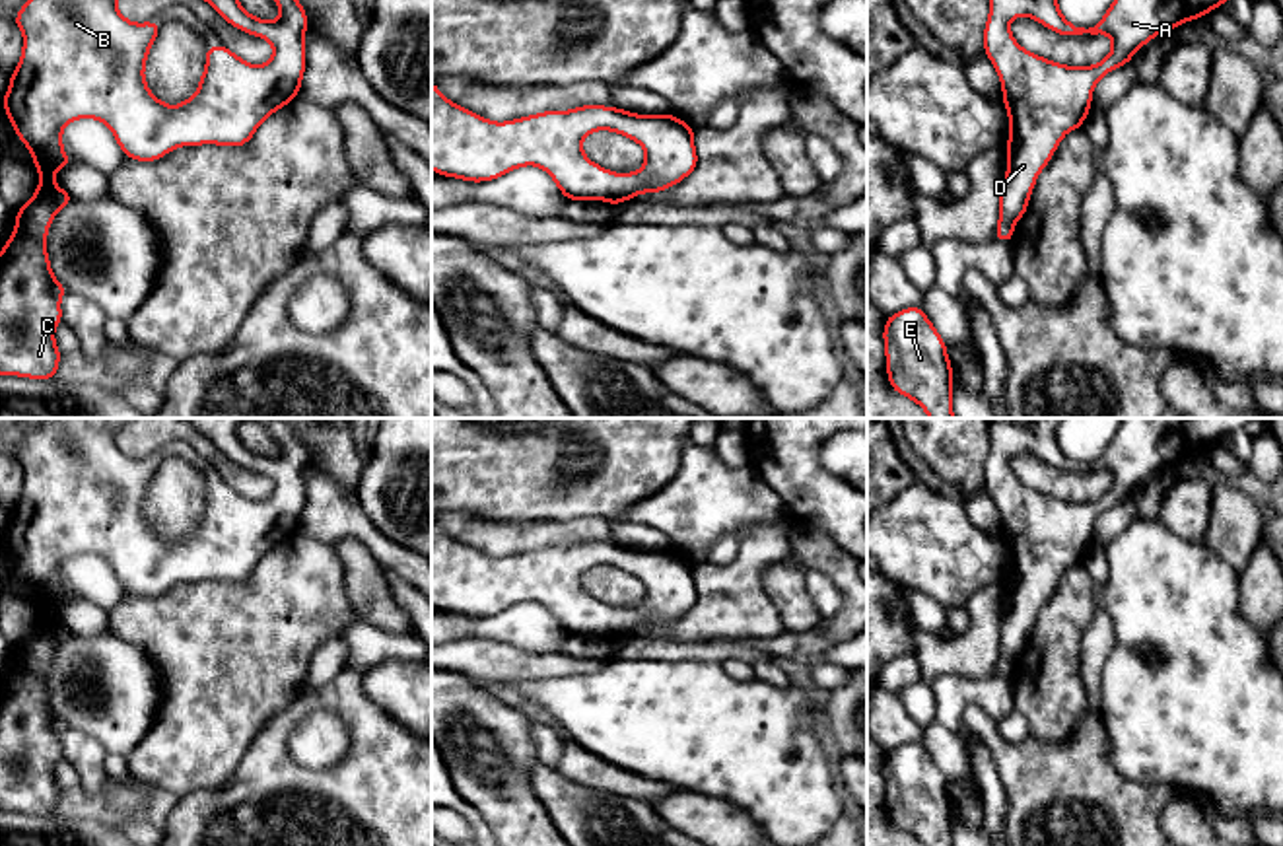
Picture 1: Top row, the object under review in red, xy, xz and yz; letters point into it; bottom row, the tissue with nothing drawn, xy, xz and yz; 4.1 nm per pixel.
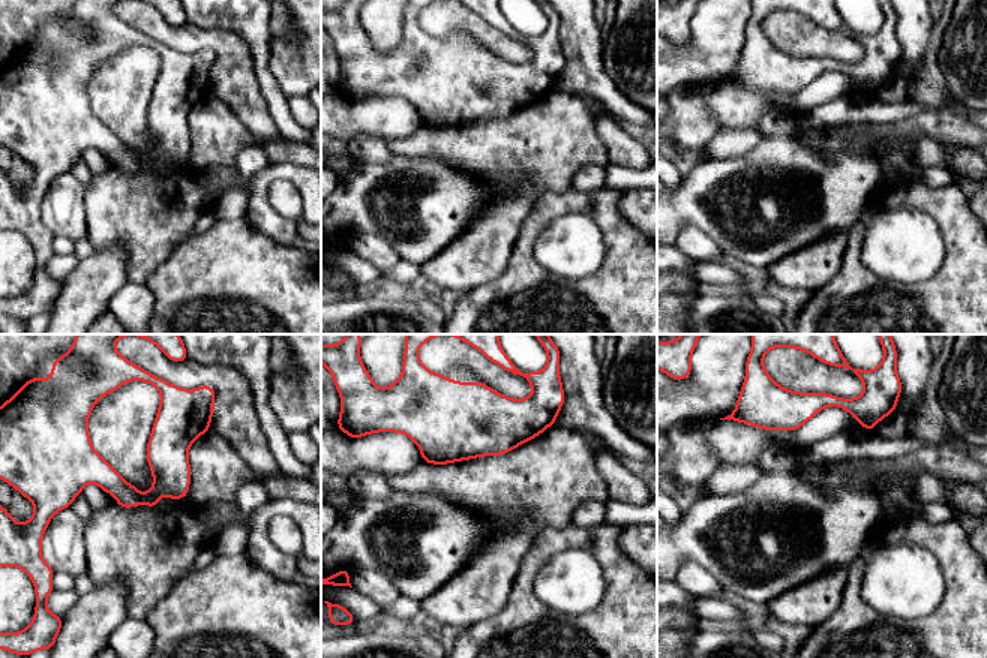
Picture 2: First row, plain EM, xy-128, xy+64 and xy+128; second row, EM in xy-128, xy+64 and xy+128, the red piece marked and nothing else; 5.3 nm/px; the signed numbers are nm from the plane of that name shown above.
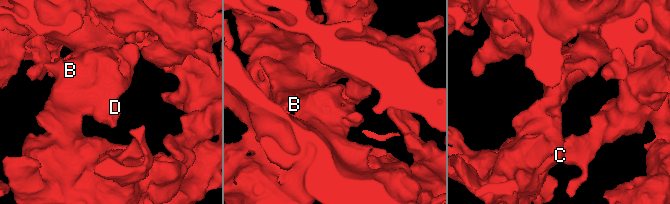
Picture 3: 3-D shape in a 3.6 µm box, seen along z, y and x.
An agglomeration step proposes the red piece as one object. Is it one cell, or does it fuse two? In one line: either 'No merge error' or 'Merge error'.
No merge error

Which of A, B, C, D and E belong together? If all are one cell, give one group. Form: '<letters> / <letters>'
A B C D E

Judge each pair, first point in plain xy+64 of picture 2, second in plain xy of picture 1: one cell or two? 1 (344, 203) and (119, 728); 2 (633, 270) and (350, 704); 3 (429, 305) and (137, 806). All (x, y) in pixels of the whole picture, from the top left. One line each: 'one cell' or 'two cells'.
1: one cell
2: one cell
3: two cells

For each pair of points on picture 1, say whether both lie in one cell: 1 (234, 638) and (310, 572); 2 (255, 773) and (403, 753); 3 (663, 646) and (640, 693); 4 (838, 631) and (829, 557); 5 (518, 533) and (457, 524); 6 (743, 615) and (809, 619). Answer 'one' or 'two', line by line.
1: one
2: one
3: two
4: one
5: one
6: two

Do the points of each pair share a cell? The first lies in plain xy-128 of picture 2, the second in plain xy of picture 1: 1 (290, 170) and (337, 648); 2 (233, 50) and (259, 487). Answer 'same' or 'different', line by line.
1: different
2: same

